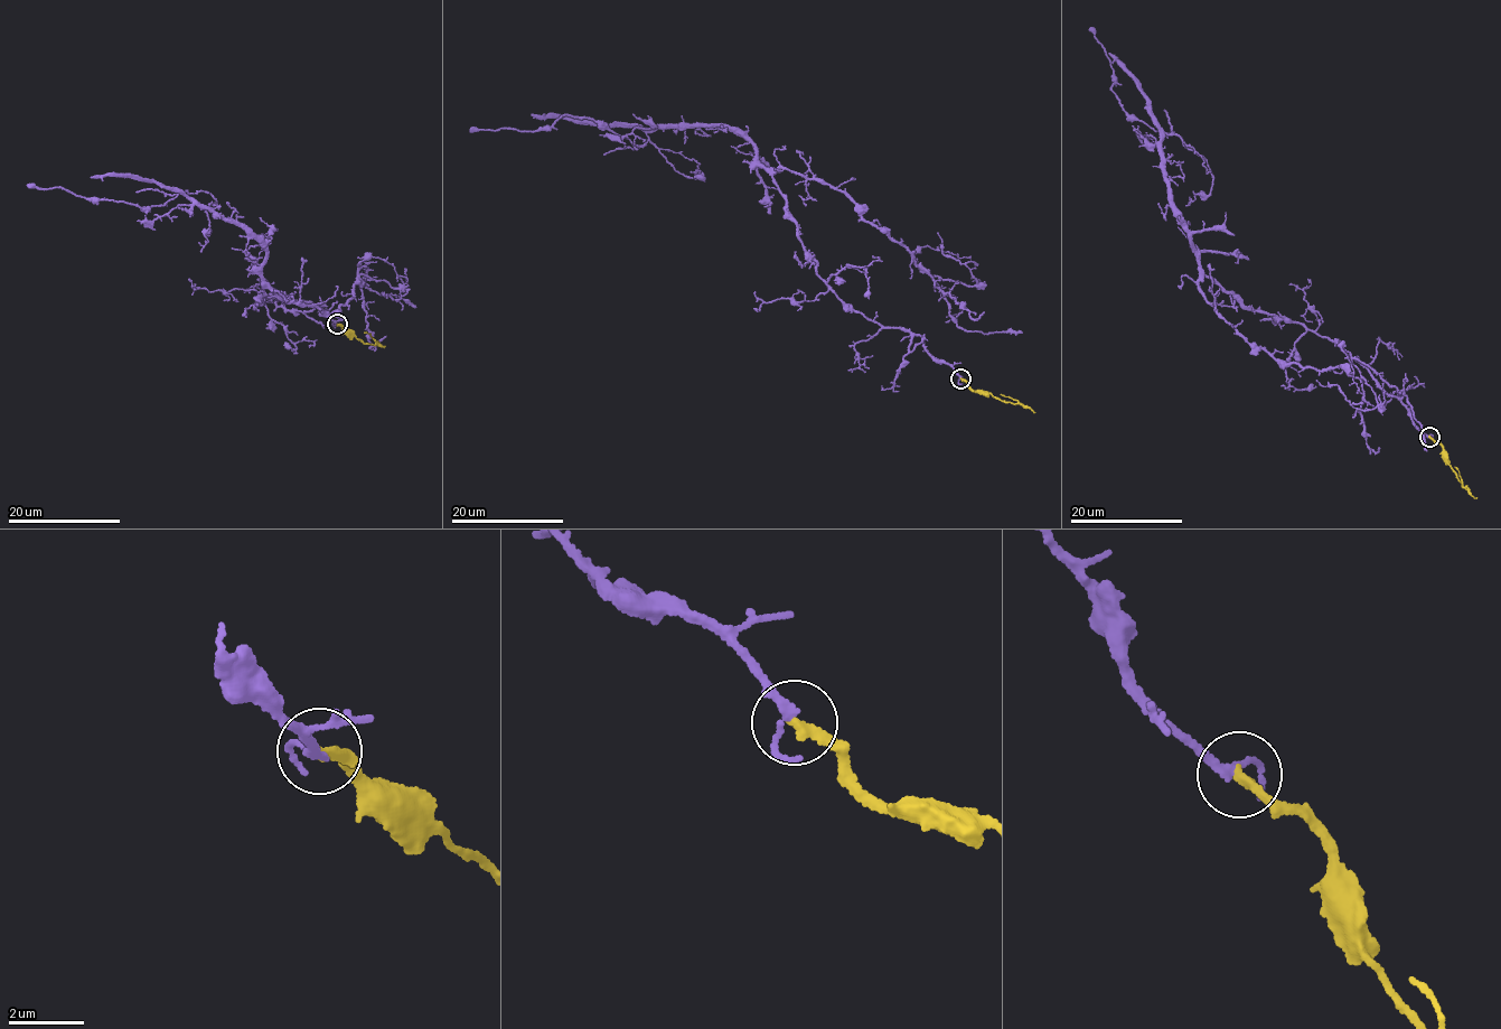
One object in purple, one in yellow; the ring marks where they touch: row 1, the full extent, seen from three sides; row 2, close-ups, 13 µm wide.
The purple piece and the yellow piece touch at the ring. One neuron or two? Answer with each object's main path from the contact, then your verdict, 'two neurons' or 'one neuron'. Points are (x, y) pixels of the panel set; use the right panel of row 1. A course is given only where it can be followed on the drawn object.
purple via (1428, 437), (1342, 347), (1250, 310), (1202, 272), (1160, 164), (1172, 132), (1124, 110), (1093, 27) | yellow via (1429, 436), (1443, 448), (1446, 462), (1463, 485), (1455, 466) | one neuron

